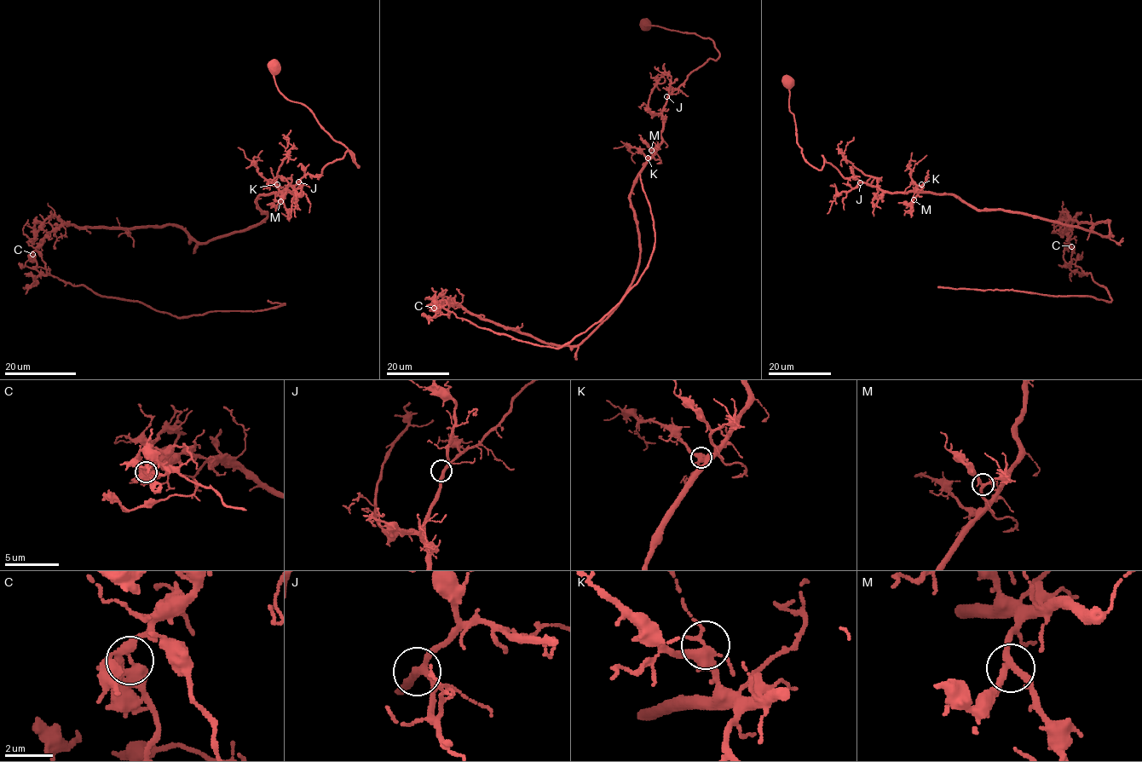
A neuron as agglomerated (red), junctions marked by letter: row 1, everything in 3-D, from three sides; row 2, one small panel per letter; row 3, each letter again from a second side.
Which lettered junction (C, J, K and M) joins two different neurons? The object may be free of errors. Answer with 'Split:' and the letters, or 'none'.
Split: C

